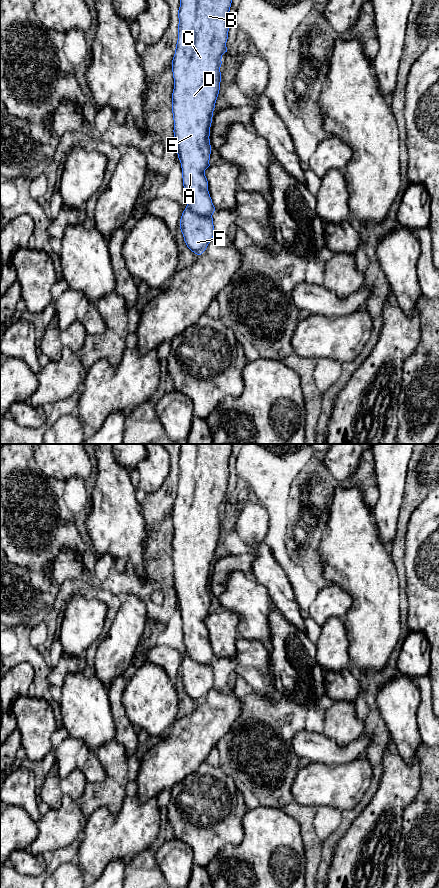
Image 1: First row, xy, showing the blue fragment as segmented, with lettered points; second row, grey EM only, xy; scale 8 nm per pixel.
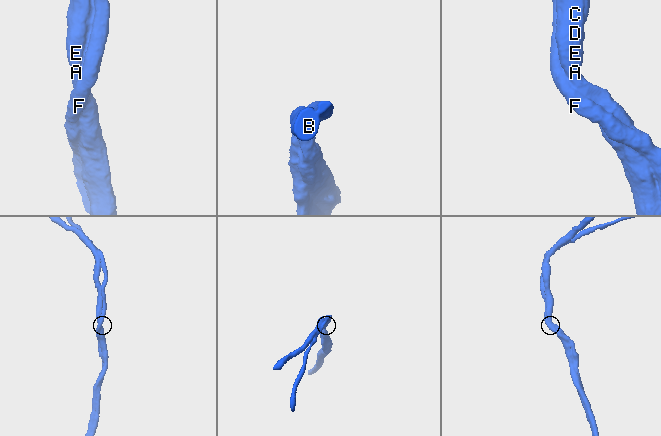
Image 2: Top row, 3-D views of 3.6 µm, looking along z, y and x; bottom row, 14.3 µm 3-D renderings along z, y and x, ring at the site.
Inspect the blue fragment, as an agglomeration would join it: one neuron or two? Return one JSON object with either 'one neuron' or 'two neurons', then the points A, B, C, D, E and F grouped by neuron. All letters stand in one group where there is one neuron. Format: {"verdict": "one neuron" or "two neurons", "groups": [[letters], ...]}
{"verdict": "one neuron", "groups": [["A", "B", "C", "D", "E", "F"]]}

